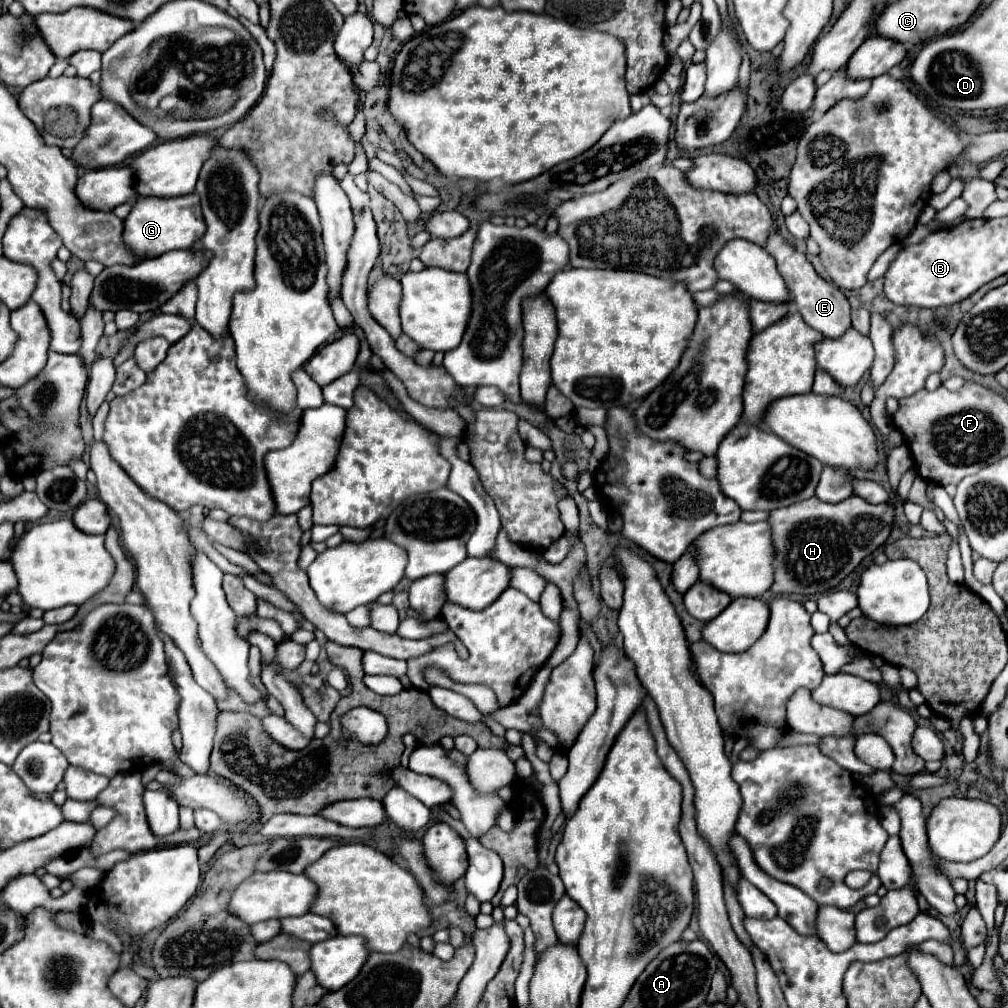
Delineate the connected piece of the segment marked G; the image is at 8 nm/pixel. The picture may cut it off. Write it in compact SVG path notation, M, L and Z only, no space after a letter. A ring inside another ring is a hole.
M187 194L181 198L139 198L123 226L123 244L141 260L157 258L171 250L187 250L205 232L197 194Z

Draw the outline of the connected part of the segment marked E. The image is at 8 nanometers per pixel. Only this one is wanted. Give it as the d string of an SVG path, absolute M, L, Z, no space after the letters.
M771 232L769 240L767 240L767 252L775 258L781 276L787 282L787 288L791 292L793 304L797 304L797 310L801 312L803 320L809 322L809 326L813 326L815 330L819 330L821 334L829 336L829 338L839 338L849 326L851 326L851 318L849 318L849 302L845 298L845 294L831 282L825 282L811 266L811 262L807 260L805 254L797 252L791 244L783 242L781 236L777 236L775 232Z

